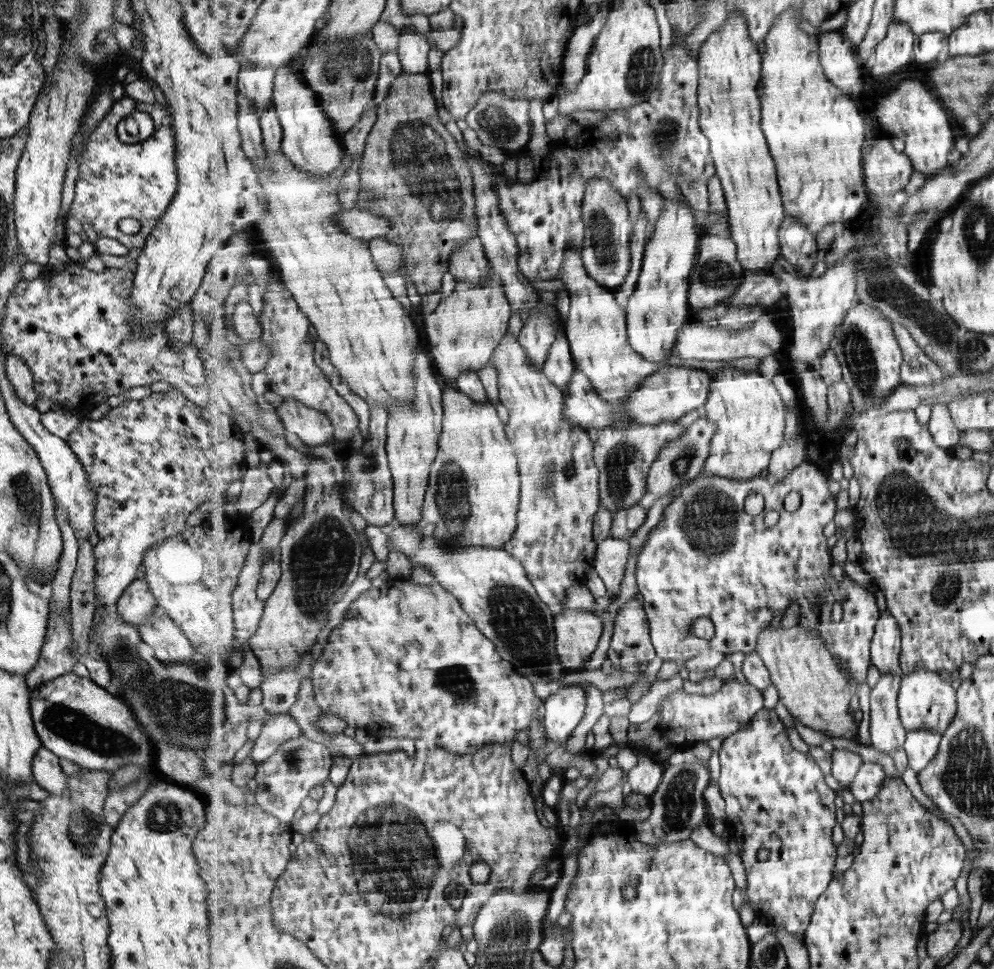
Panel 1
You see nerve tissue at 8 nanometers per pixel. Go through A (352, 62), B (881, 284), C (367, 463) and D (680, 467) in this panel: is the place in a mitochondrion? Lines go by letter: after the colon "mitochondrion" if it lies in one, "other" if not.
A: mitochondrion
B: mitochondrion
C: mitochondrion
D: mitochondrion

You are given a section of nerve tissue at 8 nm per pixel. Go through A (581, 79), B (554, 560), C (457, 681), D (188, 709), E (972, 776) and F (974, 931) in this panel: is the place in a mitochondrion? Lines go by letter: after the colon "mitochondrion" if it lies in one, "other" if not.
A: other
B: other
C: mitochondrion
D: mitochondrion
E: mitochondrion
F: other

